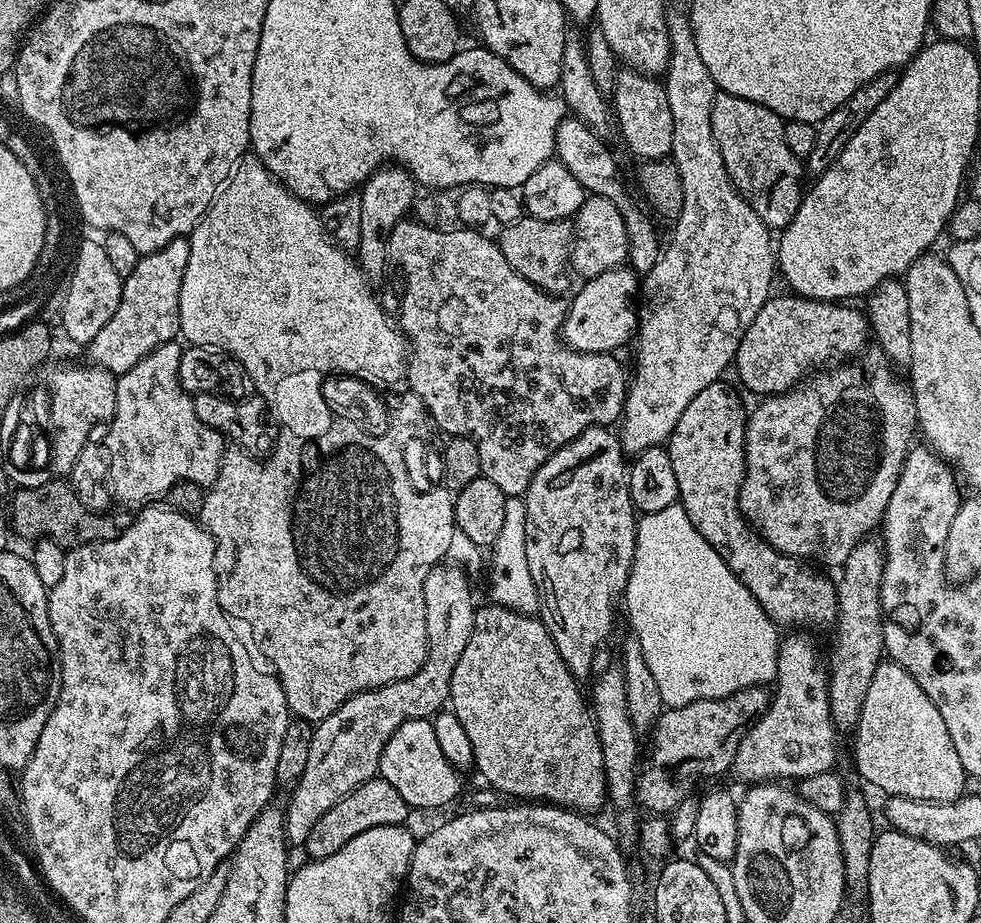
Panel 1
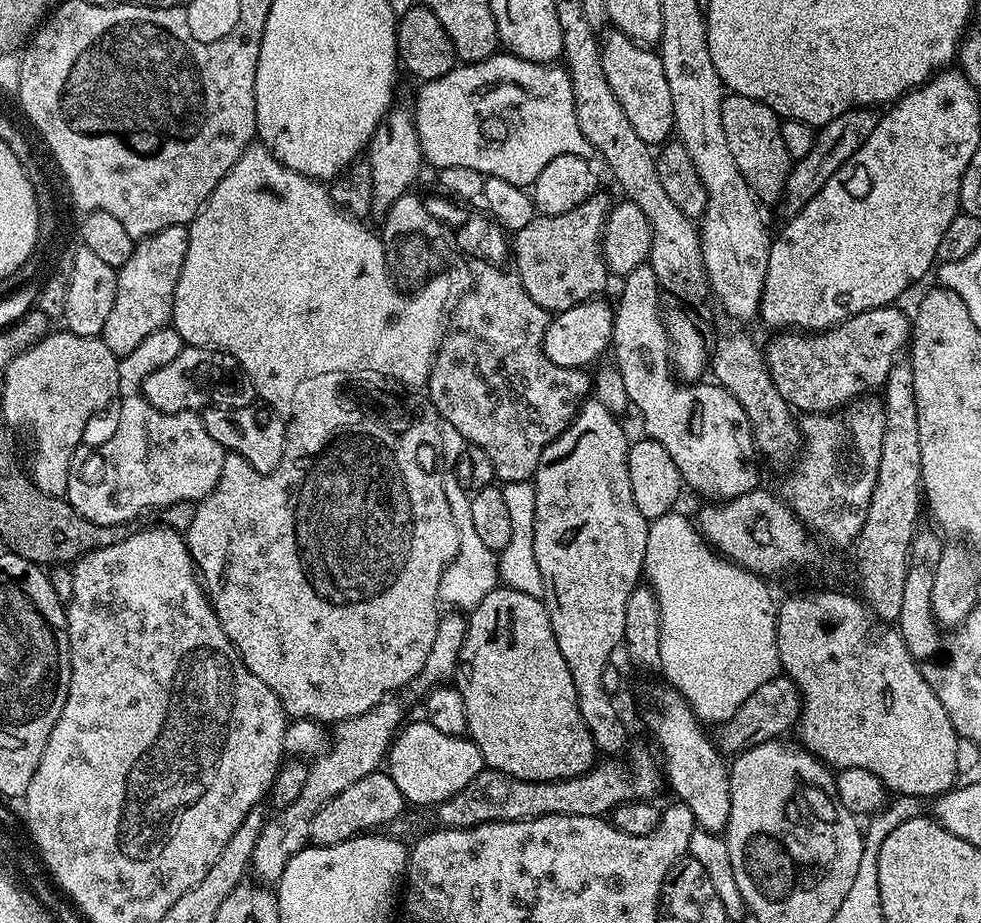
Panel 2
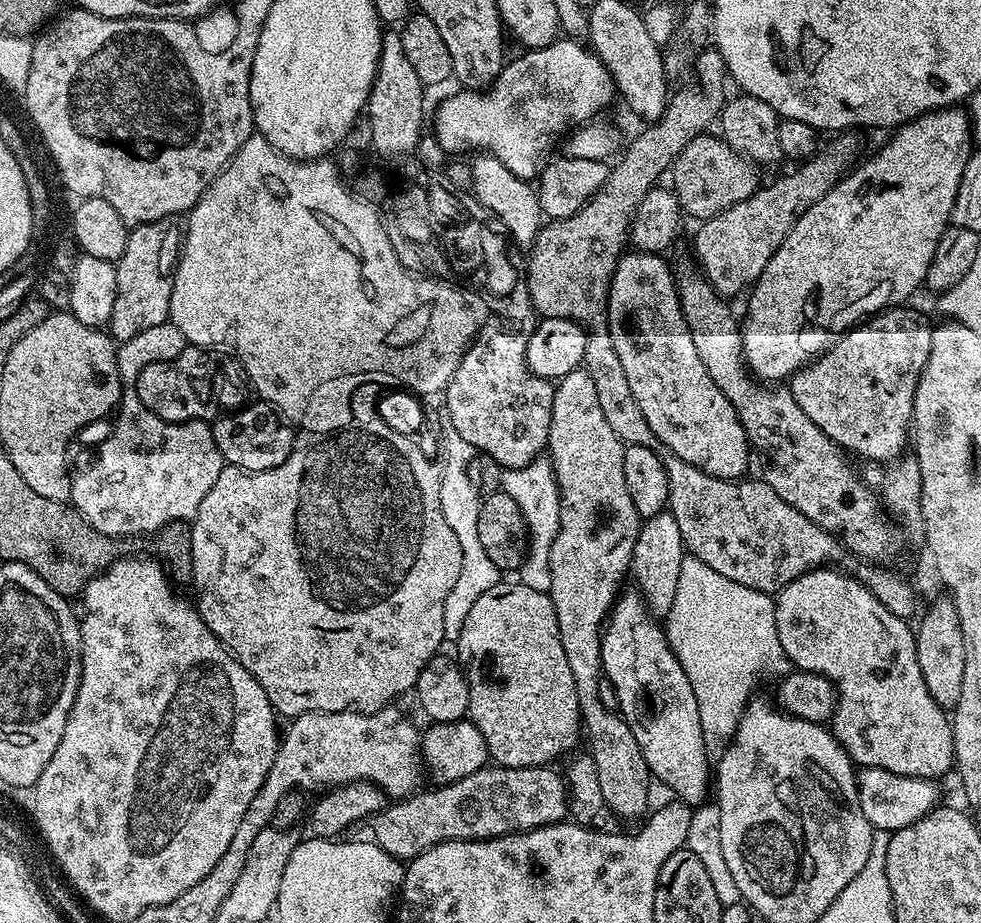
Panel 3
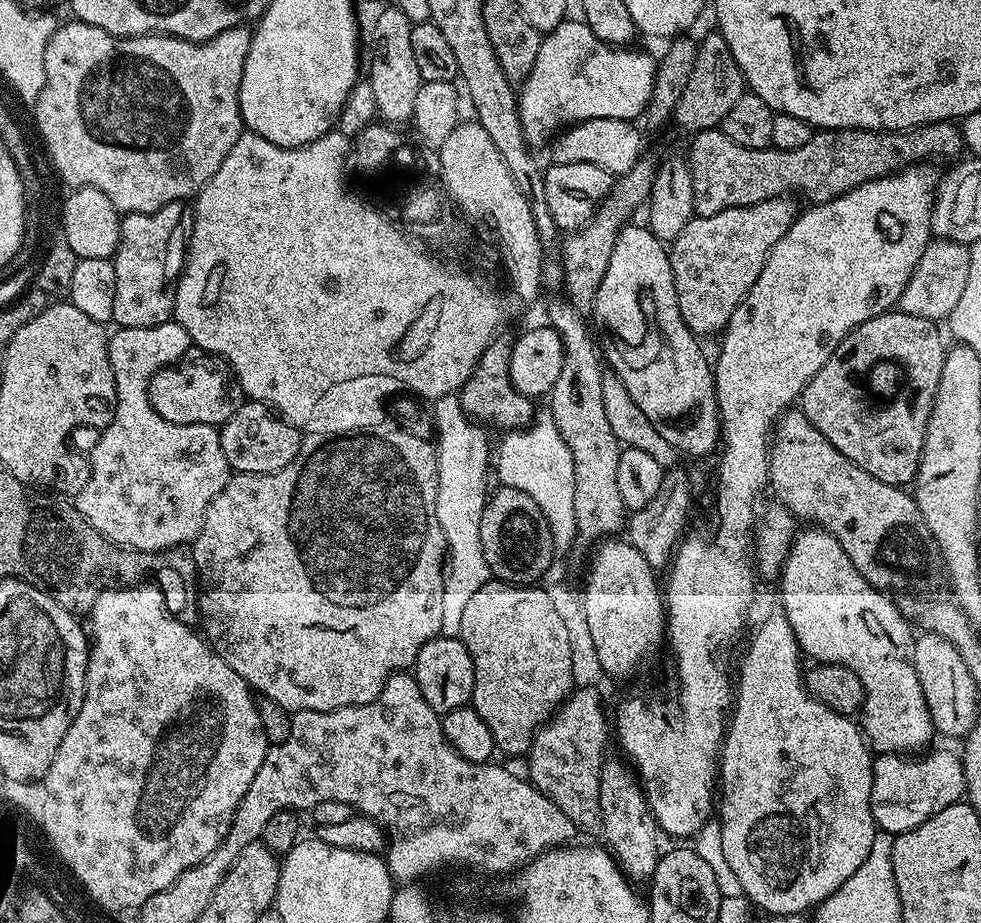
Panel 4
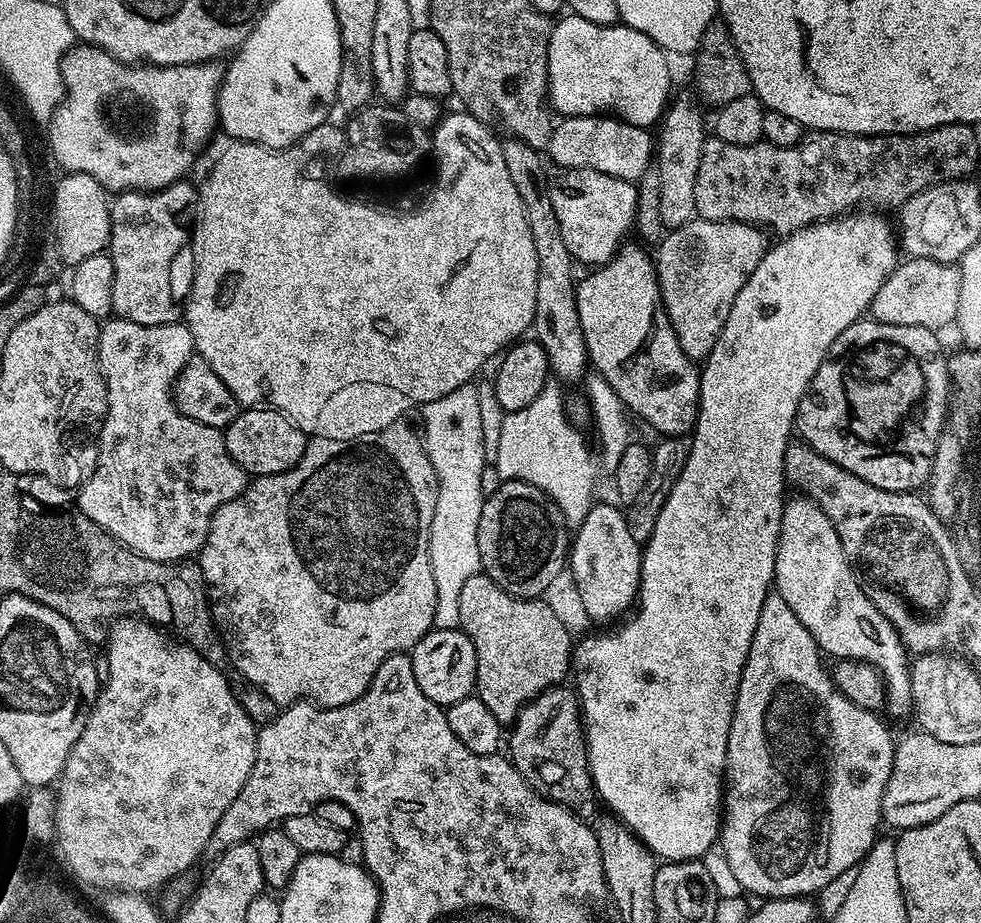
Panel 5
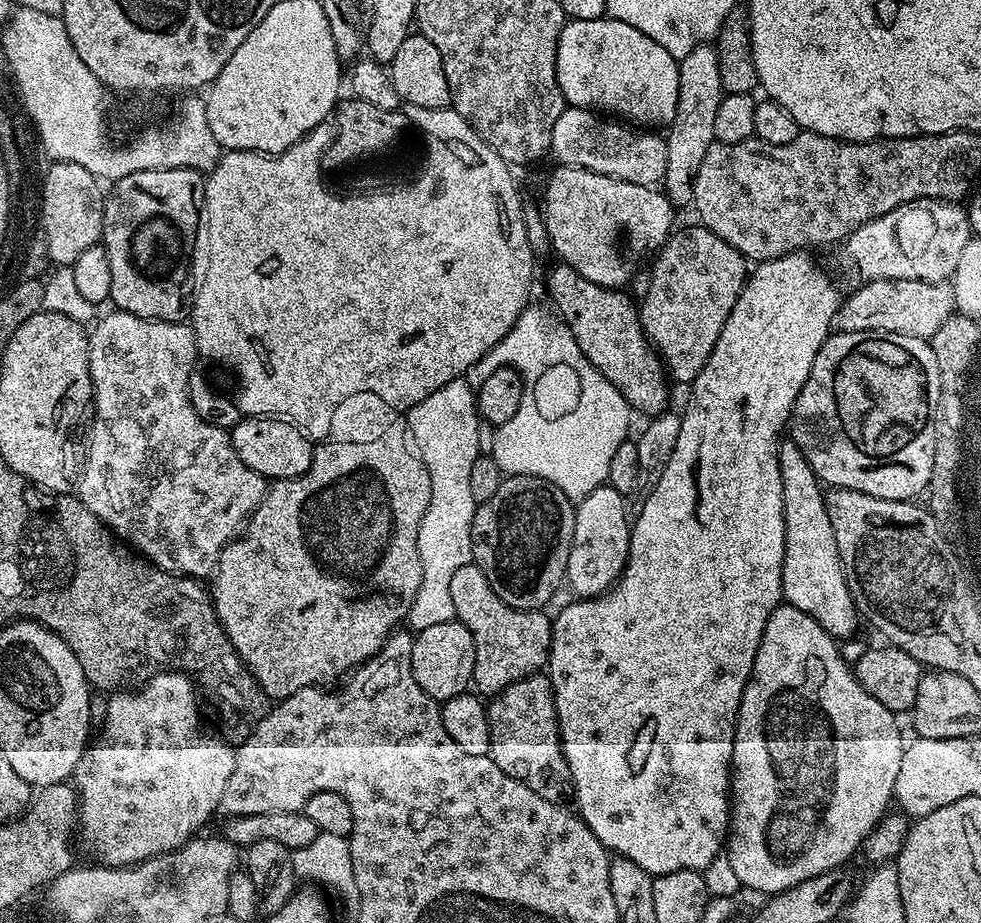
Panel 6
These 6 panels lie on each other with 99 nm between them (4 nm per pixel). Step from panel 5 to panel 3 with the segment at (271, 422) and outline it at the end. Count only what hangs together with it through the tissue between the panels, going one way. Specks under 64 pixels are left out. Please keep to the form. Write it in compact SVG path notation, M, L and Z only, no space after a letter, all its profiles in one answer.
M249 403L235 412L229 412L219 417L211 425L214 442L220 453L224 455L225 464L233 464L247 472L274 470L278 466L282 466L282 462L286 462L286 458L290 458L294 443L294 437L292 437L294 428L271 404L255 403L252 405Z

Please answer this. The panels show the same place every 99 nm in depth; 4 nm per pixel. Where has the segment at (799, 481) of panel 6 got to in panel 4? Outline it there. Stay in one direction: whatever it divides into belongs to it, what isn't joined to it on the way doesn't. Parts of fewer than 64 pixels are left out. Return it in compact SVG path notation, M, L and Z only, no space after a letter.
M808 526L805 530L797 531L796 538L792 542L792 549L788 551L788 557L784 559L784 571L778 577L778 585L780 584L780 600L779 607L783 608L786 618L790 622L790 630L794 630L794 638L800 644L800 651L805 657L813 656L813 661L822 664L837 664L838 666L846 666L850 670L854 670L854 674L858 676L858 682L862 682L864 687L864 705L858 713L858 723L863 731L865 740L868 741L868 747L873 753L883 754L886 752L895 752L897 754L916 754L921 750L927 749L928 744L934 737L934 729L932 727L932 719L930 718L930 710L926 706L926 698L922 694L922 686L918 682L918 670L914 670L914 639L913 625L904 619L903 614L896 609L893 597L885 594L876 588L869 580L862 578L862 574L858 574L858 570L854 570L854 562L850 562L850 558L846 558L846 550L842 550L842 546L838 546L838 542L829 532L825 532L819 526Z

